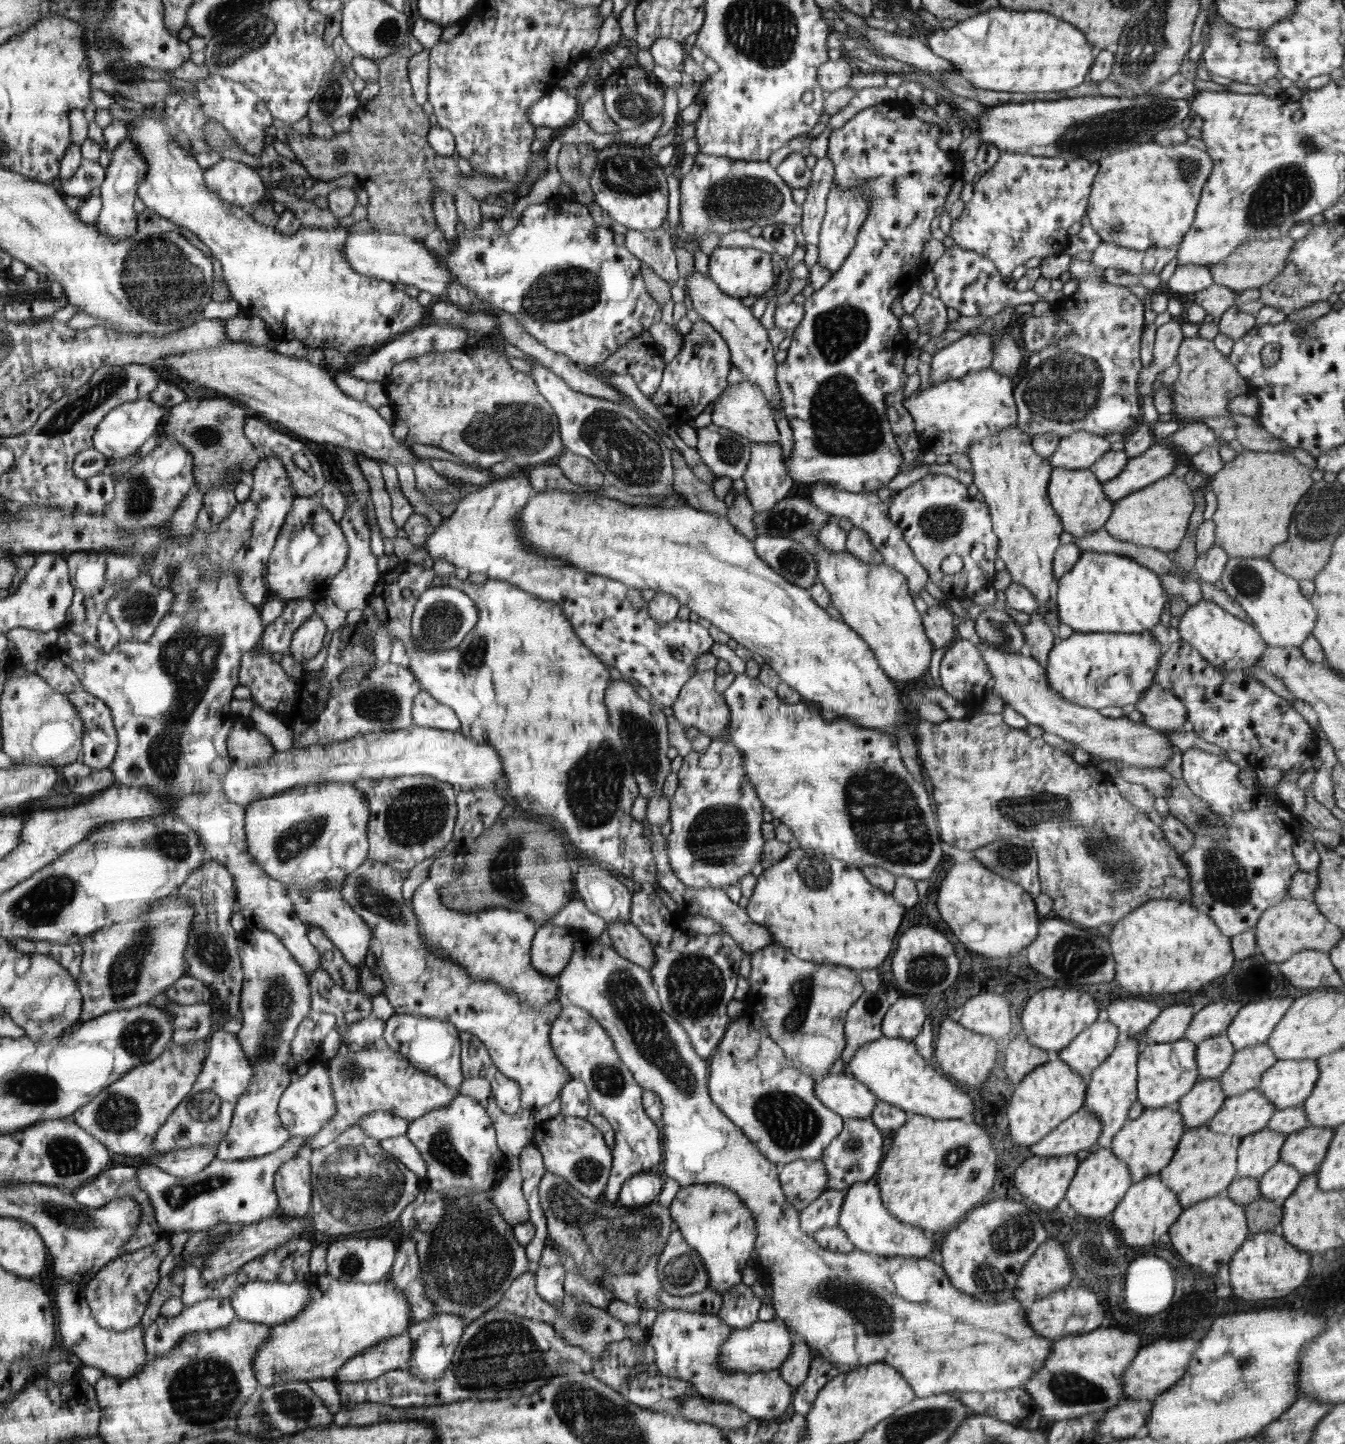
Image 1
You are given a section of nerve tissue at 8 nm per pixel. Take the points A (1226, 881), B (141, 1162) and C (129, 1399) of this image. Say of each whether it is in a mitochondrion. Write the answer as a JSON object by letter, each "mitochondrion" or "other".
{"A":"mitochondrion","B":"other","C":"other"}

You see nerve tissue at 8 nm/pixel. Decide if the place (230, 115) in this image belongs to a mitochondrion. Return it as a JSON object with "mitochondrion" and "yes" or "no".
{"mitochondrion":"no"}

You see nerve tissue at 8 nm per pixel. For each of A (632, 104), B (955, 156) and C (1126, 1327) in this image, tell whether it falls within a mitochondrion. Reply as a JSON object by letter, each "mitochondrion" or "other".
{"A":"mitochondrion","B":"other","C":"other"}

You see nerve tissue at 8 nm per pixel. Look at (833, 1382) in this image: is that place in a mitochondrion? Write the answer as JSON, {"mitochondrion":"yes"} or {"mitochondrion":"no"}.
{"mitochondrion":"no"}

